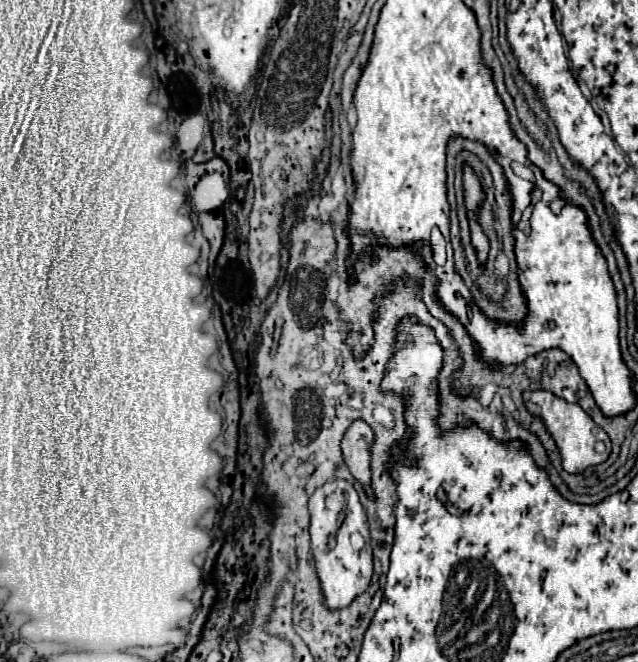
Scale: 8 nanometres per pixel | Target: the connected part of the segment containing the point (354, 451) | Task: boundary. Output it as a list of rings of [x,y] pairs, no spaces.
[[[356,420],[348,428],[346,436],[342,438],[344,460],[346,460],[352,476],[362,482],[362,486],[370,498],[374,498],[372,472],[370,472],[370,444],[372,442],[374,442],[374,432],[362,420]]]

